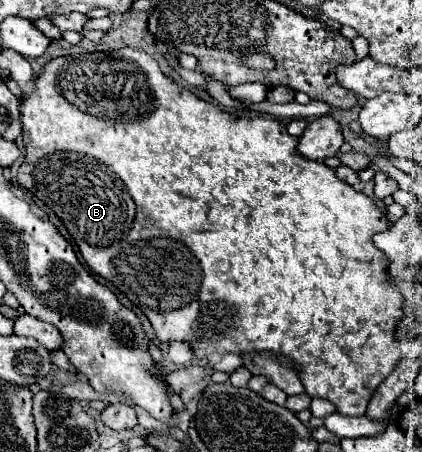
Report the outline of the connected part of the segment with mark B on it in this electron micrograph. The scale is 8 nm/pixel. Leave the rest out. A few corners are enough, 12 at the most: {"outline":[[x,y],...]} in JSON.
{"outline":[[132,47],[58,57],[18,183],[198,359],[366,413],[390,221]]}

